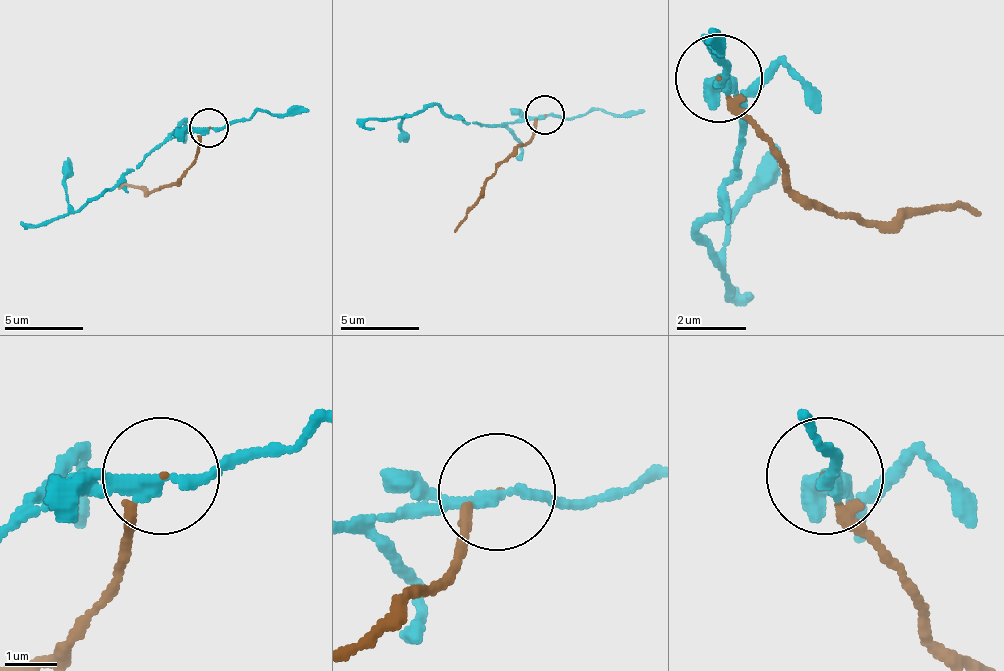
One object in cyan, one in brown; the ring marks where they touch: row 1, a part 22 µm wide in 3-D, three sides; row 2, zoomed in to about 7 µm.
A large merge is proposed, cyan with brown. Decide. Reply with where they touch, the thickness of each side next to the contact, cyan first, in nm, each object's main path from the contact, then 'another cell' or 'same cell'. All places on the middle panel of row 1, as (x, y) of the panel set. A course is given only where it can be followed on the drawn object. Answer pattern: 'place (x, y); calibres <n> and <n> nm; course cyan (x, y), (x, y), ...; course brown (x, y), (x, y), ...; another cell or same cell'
place (545, 115); calibres 220 and 70 nm; course cyan (546, 116), (518, 116), (499, 123), (463, 123), (436, 104), (412, 112), (401, 123), (405, 143); course brown (546, 116), (530, 139), (510, 155), (487, 182), (455, 233); another cell

